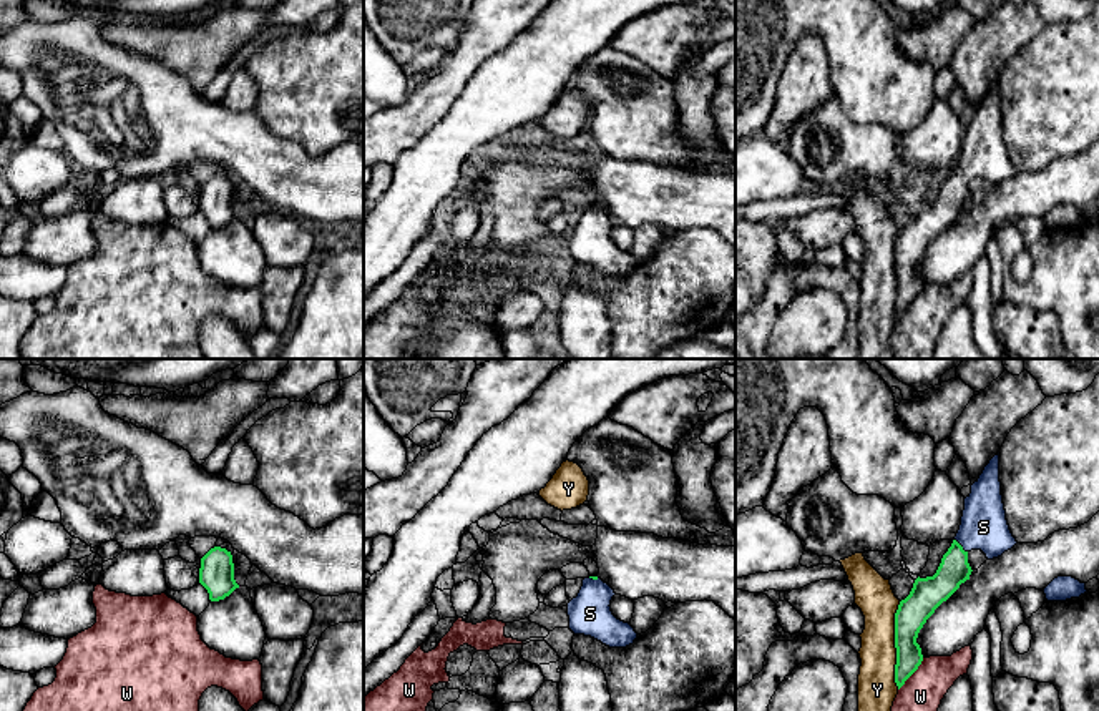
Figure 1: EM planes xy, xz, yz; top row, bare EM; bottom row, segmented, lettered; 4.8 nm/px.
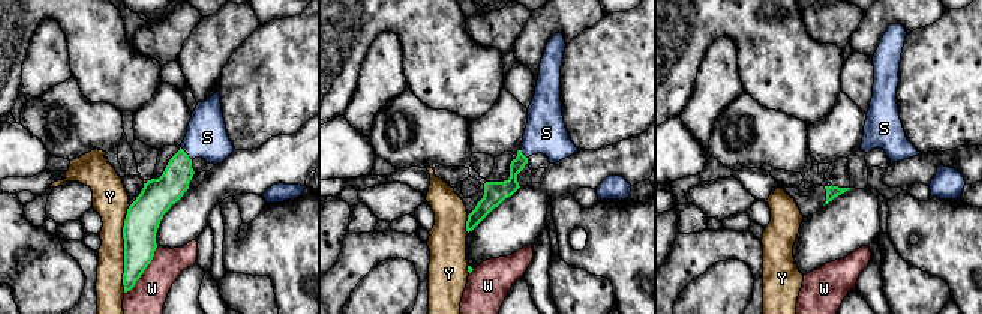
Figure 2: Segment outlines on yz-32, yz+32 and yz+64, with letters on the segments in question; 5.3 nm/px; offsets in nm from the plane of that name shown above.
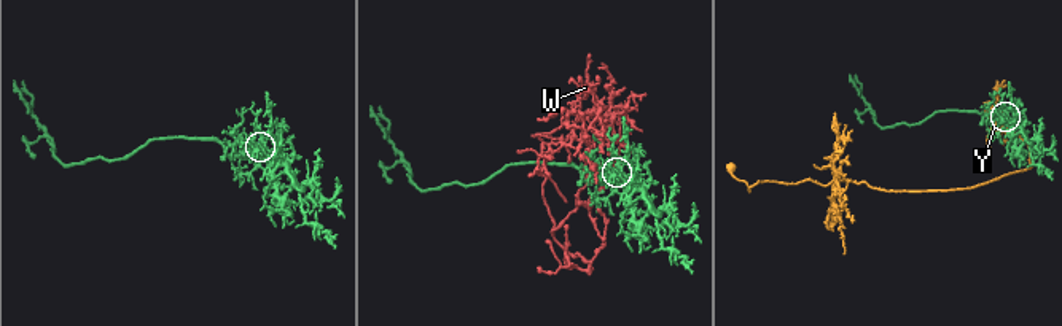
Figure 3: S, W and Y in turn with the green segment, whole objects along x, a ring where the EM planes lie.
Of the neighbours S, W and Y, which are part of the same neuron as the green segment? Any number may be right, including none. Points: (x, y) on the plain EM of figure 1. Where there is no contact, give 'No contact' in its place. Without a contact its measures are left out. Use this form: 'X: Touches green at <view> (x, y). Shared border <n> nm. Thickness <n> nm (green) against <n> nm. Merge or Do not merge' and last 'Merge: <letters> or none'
S: Touches green at yz (960, 173). Shared border 90 nm. Thickness 150 nm (green) against 220 nm. Merge
W: Touches green at yz (912, 301). Shared border 200 nm. Thickness 140 nm (green) against 220 nm. Do not merge
Y: Touches green at yz (895, 273). Shared border 420 nm. Thickness 150 nm (green) against 190 nm. Do not merge
Merge: S

